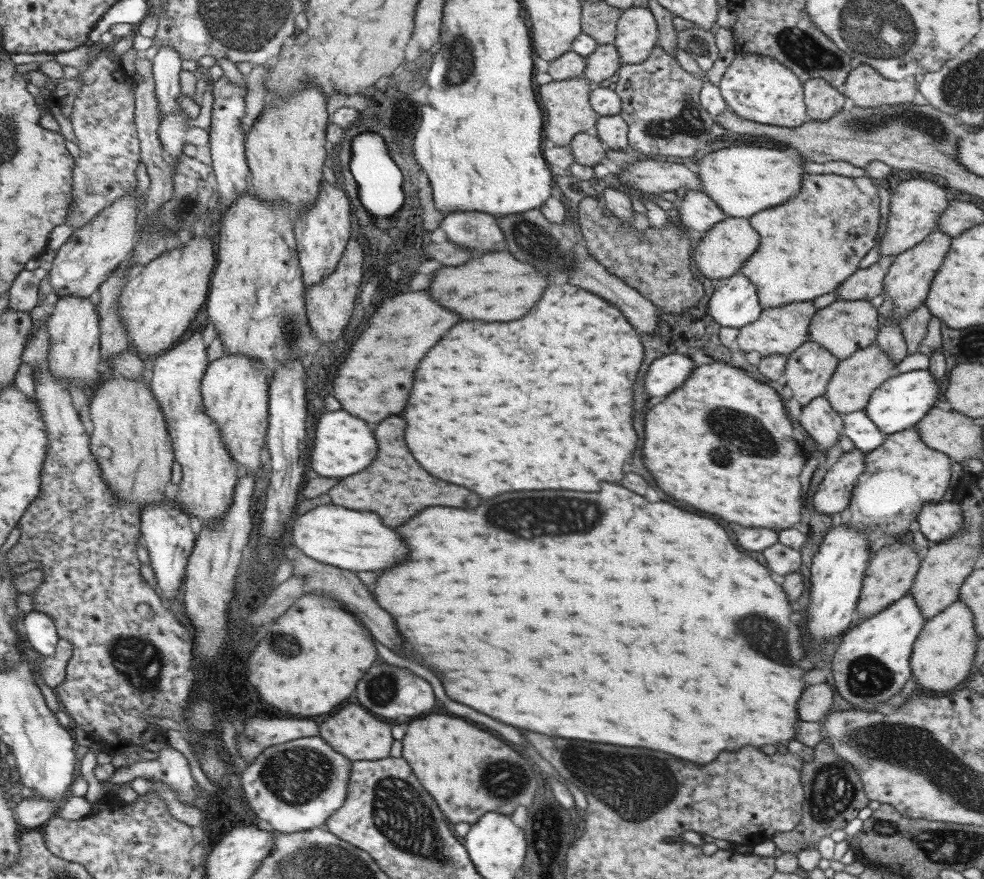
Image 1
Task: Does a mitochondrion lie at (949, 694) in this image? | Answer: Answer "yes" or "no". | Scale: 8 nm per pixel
no

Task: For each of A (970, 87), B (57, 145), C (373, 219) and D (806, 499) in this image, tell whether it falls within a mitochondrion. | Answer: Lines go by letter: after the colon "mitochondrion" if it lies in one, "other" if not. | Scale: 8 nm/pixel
A: mitochondrion
B: other
C: other
D: other

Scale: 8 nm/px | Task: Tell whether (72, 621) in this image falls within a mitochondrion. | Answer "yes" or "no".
no

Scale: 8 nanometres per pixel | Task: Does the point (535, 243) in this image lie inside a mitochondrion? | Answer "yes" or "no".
yes

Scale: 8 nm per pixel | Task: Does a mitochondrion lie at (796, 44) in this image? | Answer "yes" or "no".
yes

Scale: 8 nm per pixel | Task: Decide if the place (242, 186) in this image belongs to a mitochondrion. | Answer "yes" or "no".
no

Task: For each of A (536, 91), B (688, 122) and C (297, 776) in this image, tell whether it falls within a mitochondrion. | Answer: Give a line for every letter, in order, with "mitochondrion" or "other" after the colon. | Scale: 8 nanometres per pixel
A: other
B: mitochondrion
C: mitochondrion

